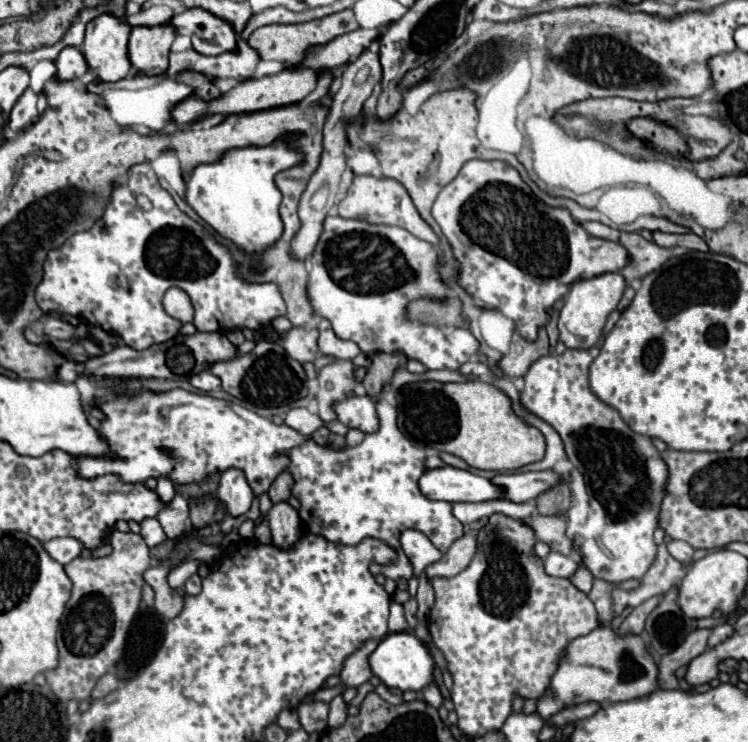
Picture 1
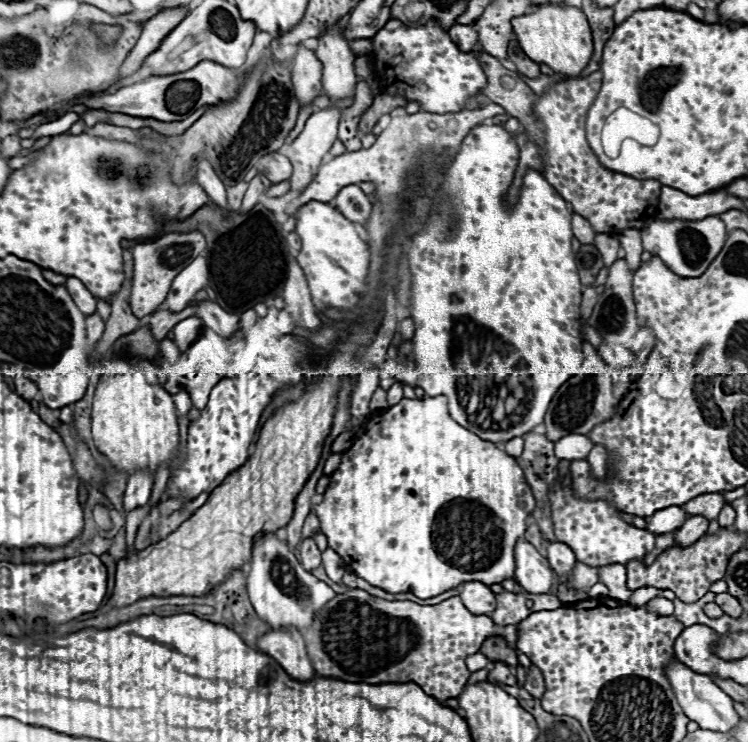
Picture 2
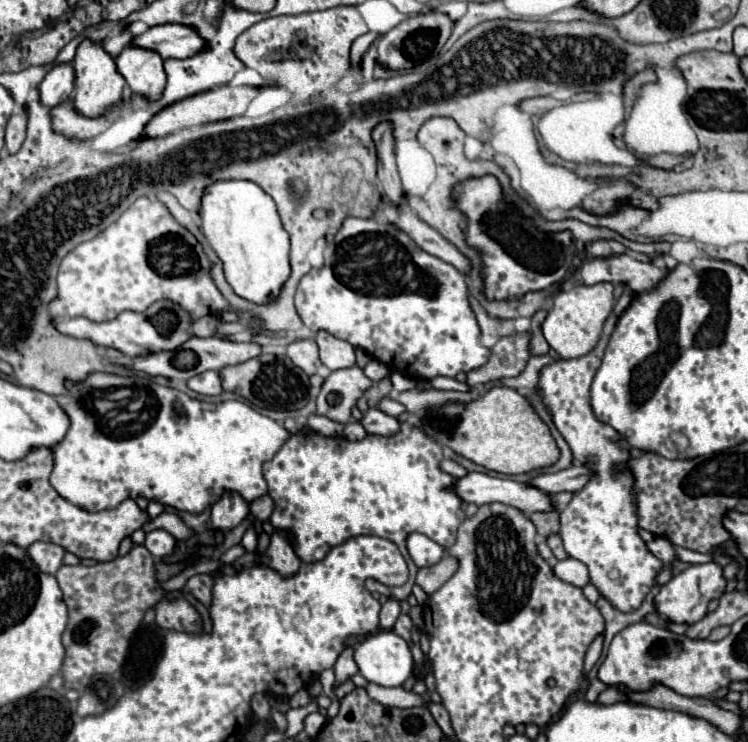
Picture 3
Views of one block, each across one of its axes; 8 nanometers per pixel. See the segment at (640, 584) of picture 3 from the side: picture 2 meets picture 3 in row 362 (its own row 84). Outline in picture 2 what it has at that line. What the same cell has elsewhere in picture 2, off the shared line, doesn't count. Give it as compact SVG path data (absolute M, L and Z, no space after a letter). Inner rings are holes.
M596 70L588 76L554 82L538 96L534 114L544 132L544 176L558 190L558 194L570 202L572 210L584 216L598 234L620 234L626 228L642 230L658 214L658 200L662 184L658 180L636 180L604 168L594 156L586 140L586 112L592 106L598 88L602 84L602 72Z

